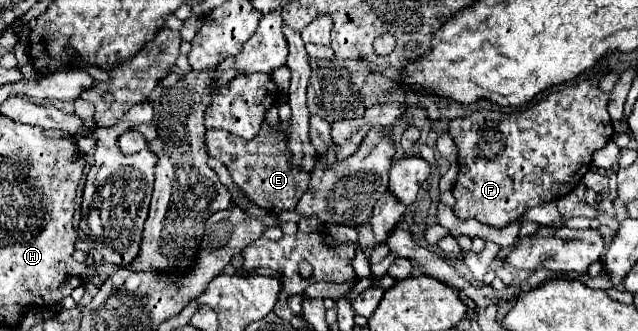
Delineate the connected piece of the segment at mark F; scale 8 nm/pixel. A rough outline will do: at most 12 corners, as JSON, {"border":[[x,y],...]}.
{"border":[[606,67],[452,119],[454,213],[494,227],[570,193],[614,133]]}

